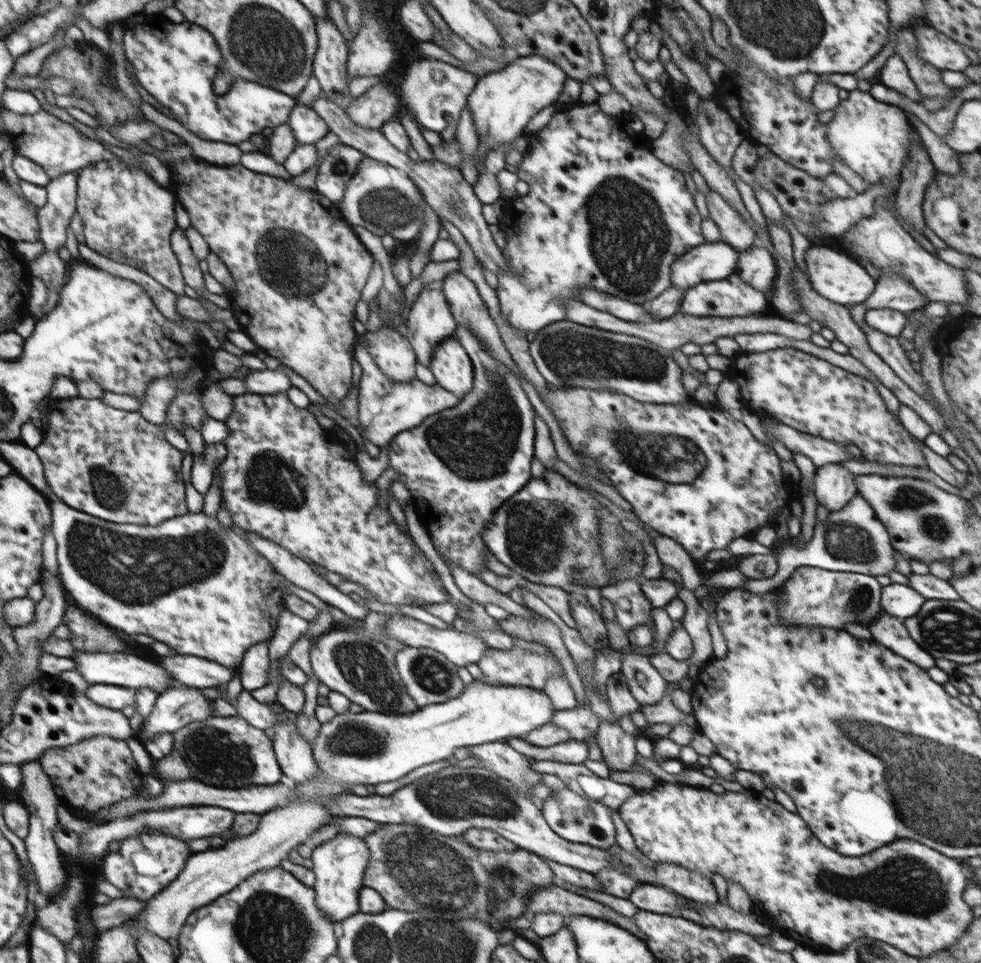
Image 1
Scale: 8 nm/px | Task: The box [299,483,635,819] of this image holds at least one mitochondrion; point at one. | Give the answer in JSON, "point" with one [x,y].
{"point":[534,534]}

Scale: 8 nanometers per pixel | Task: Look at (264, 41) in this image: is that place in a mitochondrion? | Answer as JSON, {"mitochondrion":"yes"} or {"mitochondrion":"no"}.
{"mitochondrion":"yes"}

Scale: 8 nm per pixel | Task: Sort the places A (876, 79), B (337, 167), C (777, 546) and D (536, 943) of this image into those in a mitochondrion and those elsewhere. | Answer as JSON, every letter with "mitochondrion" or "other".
{"A":"other","B":"mitochondrion","C":"other","D":"other"}

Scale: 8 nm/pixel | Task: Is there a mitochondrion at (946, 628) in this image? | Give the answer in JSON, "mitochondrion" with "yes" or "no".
{"mitochondrion":"yes"}

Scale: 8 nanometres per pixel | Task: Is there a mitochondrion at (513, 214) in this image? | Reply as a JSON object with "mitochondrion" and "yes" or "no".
{"mitochondrion":"no"}

